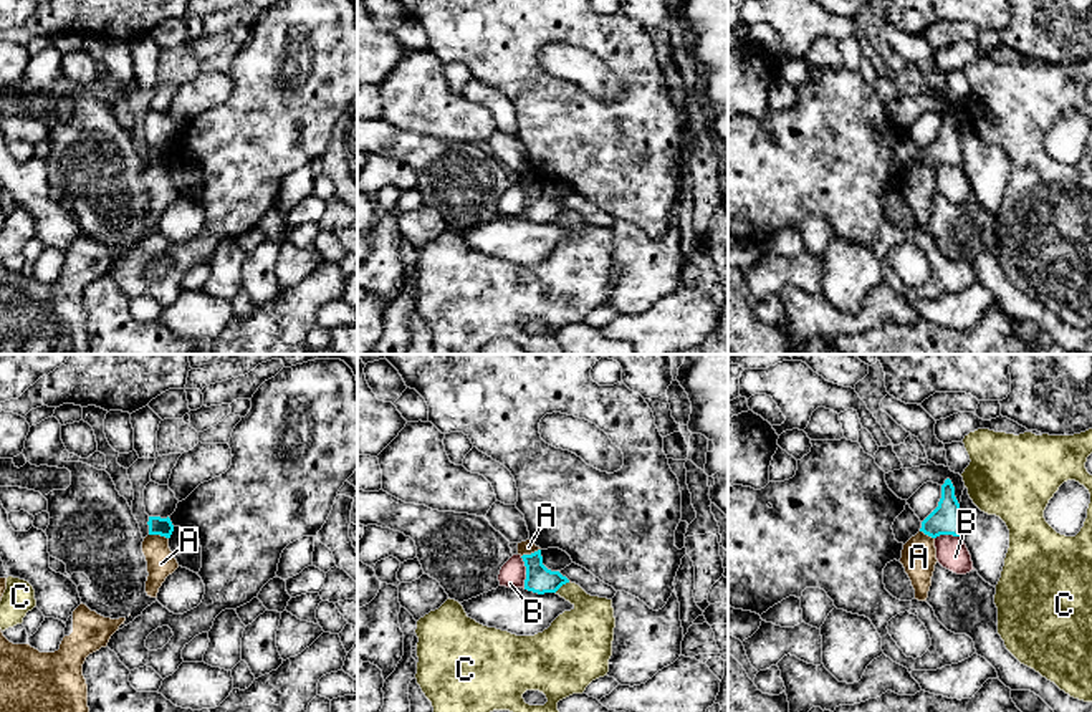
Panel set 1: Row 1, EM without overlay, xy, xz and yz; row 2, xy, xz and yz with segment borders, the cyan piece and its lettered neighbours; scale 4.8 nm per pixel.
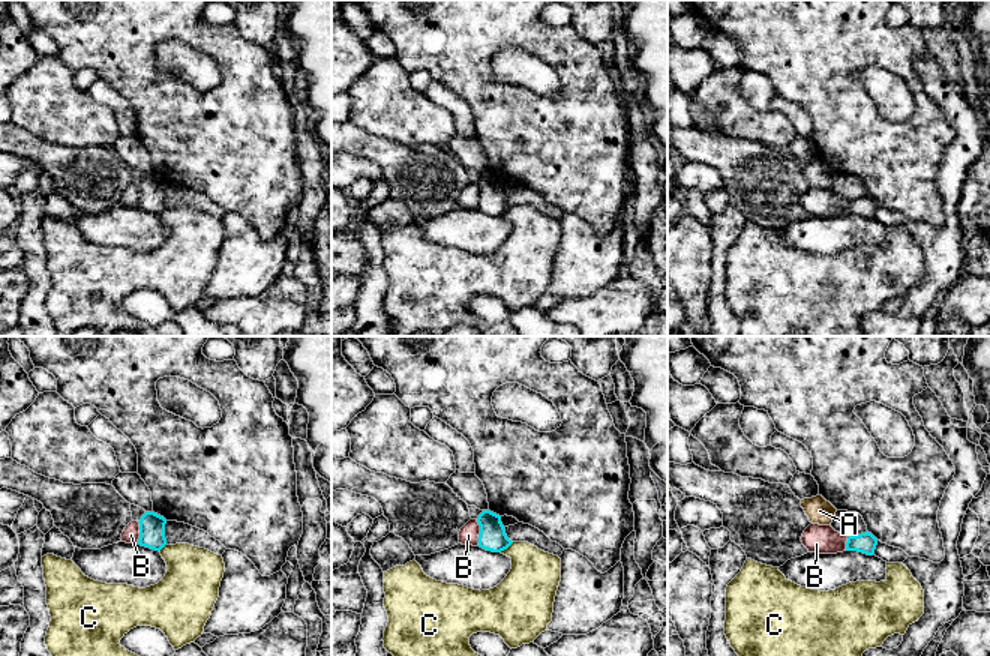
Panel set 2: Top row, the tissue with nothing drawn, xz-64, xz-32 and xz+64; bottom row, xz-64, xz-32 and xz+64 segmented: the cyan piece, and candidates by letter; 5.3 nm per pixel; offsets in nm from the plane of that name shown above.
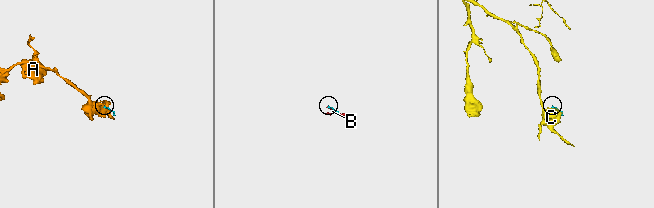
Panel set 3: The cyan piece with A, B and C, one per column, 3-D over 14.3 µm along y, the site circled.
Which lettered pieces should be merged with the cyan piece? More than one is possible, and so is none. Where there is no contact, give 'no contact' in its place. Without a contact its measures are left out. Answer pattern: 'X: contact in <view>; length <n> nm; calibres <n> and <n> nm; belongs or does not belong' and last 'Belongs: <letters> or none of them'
A: contact in xy; length 100 nm; calibres 90 and 140 nm; does not belong
B: contact in xz; length 150 nm; calibres 130 and 130 nm; does not belong
C: contact in xz; length 90 nm; calibres 130 and 240 nm; does not belong
Belongs: none of them

